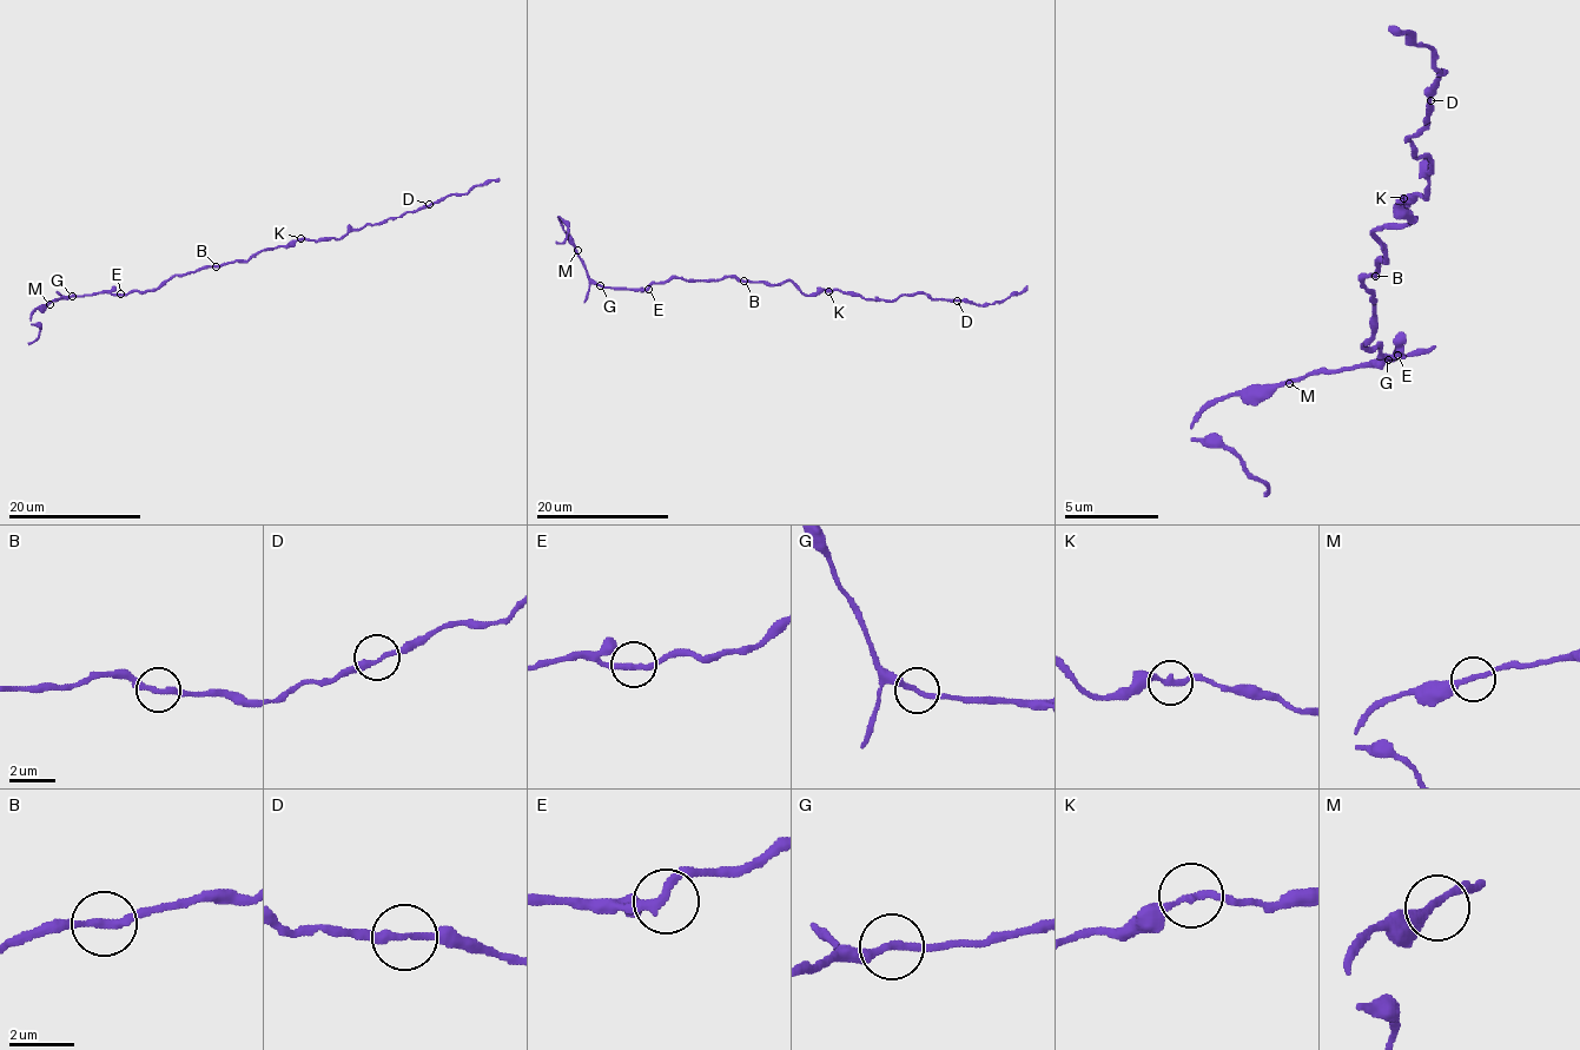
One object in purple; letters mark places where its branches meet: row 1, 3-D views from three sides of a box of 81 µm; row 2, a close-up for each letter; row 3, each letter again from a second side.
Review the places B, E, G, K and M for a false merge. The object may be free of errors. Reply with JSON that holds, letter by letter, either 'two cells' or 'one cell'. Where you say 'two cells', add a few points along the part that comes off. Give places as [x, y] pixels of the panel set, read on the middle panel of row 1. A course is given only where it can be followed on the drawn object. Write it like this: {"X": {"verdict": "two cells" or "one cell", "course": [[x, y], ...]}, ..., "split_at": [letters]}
{"B": {"verdict": "one cell"}, "E": {"verdict": "one cell"}, "G": {"verdict": "one cell"}, "K": {"verdict": "one cell"}, "M": {"verdict": "one cell"}, "split_at": []}

